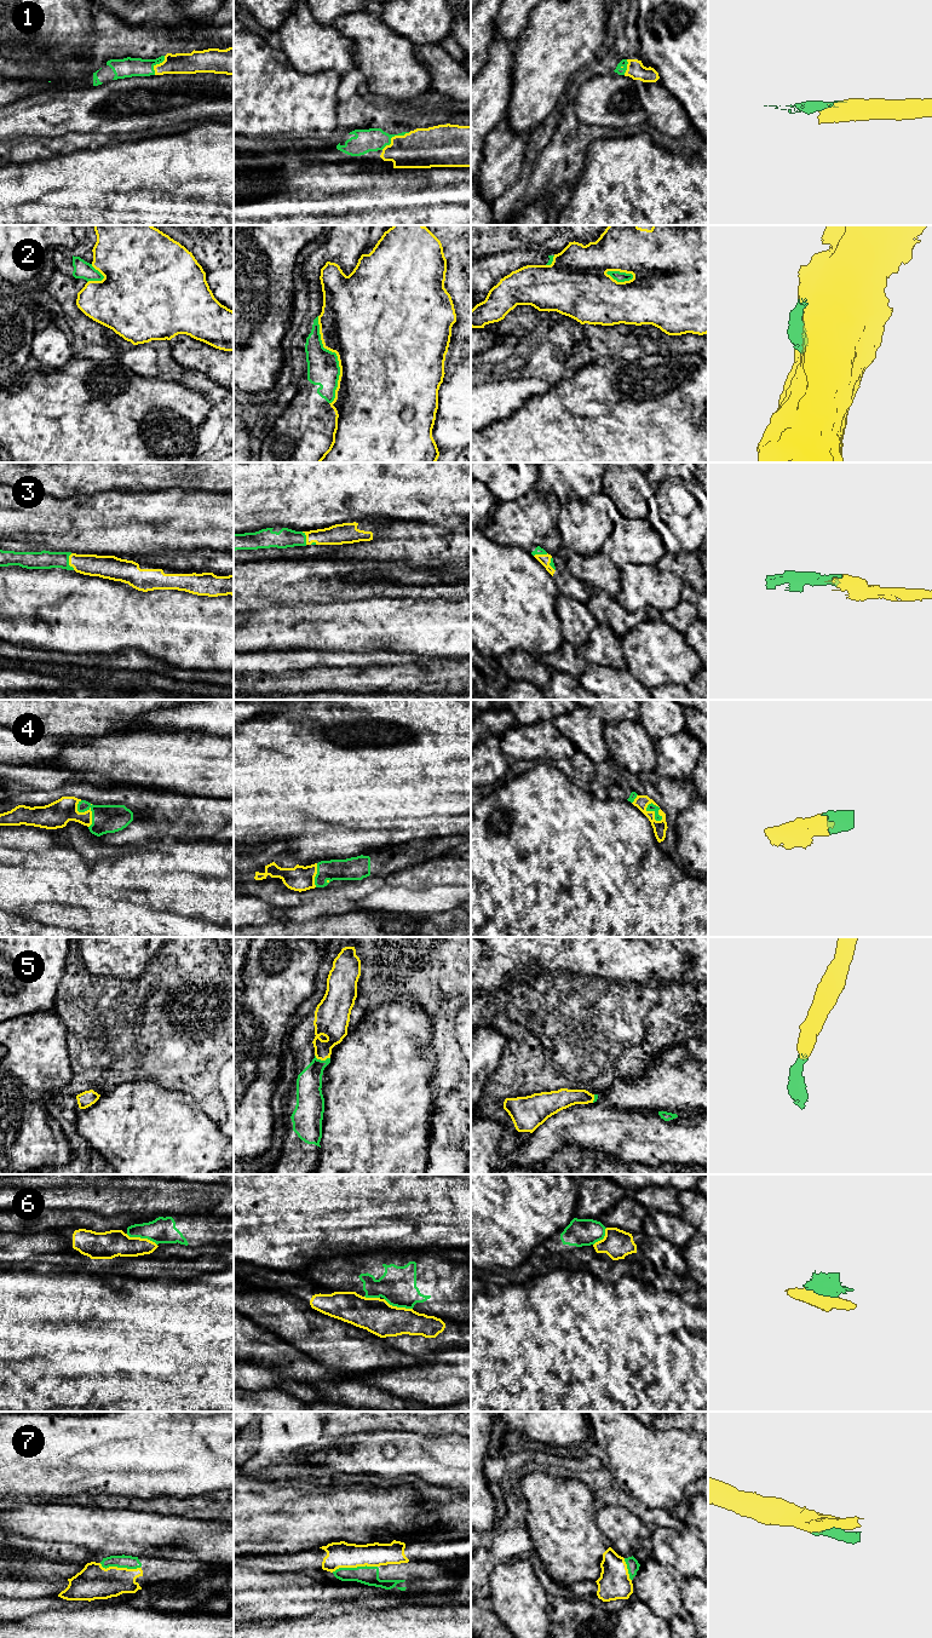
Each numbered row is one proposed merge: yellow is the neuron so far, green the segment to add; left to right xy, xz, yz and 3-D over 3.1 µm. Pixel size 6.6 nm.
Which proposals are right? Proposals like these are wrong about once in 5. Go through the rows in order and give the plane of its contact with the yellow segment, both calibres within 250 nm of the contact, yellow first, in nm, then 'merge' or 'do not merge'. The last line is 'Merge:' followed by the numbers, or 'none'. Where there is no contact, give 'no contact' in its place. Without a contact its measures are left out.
1: xz | 280/160 nm | merge
2: xz | 500/220 nm | do not merge
3: xy | 150/130 nm | merge
4: yz | 90/50 nm | merge
5: xz | 200/180 nm | merge
6: xy | 180/180 nm | do not merge
7: xz | 180/130 nm | merge
Merge: 1, 3, 4, 5, 7

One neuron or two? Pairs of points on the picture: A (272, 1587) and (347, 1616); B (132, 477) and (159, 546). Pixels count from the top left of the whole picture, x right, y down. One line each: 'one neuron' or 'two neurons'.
A: two neurons
B: two neurons

